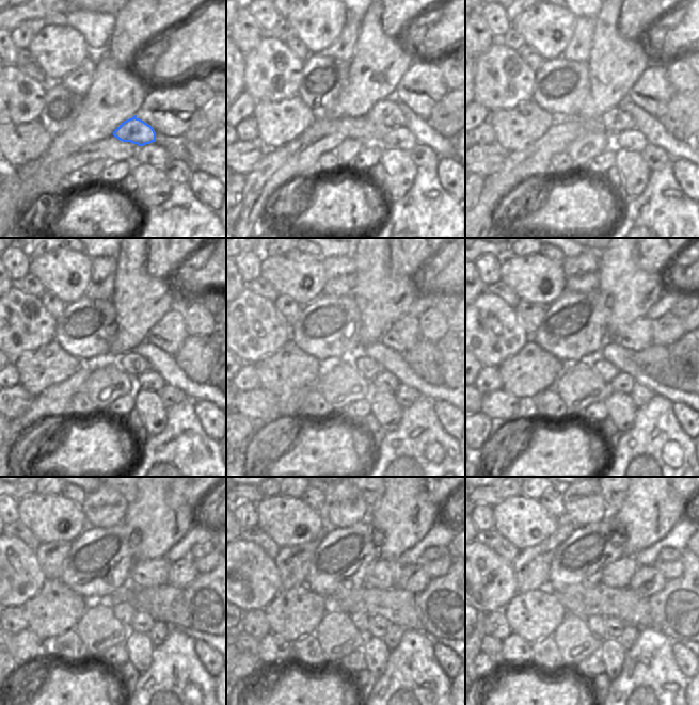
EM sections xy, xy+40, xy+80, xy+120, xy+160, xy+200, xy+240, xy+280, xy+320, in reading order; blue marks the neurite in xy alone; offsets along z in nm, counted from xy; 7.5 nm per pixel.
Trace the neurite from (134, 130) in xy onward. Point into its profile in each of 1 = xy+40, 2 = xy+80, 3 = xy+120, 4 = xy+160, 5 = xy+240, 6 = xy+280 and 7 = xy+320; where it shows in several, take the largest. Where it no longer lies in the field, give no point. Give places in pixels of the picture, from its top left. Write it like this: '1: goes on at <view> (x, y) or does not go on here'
1: goes on at xy+40 (386, 115)
2: goes on at xy+80 (616, 121)
3: goes on at xy+120 (131, 363)
4: goes on at xy+160 (368, 368)
5: goes on at xy+240 (124, 611)
6: goes on at xy+280 (361, 620)
7: goes on at xy+320 (597, 624)

